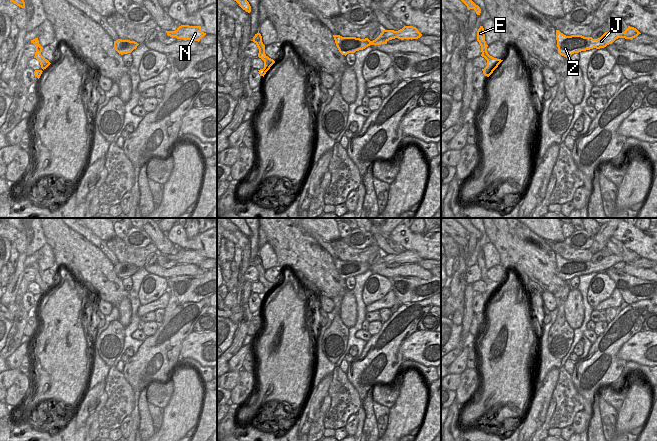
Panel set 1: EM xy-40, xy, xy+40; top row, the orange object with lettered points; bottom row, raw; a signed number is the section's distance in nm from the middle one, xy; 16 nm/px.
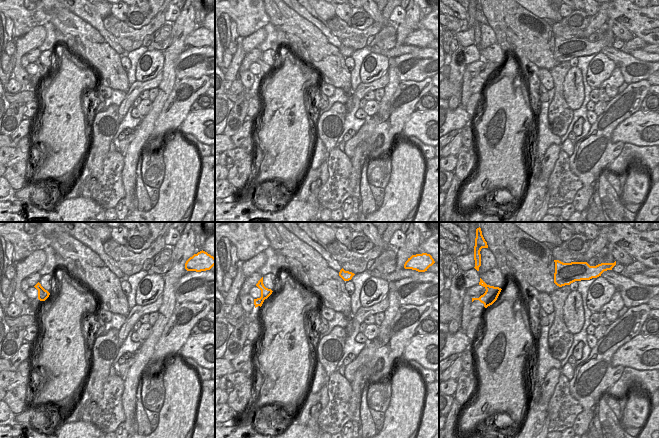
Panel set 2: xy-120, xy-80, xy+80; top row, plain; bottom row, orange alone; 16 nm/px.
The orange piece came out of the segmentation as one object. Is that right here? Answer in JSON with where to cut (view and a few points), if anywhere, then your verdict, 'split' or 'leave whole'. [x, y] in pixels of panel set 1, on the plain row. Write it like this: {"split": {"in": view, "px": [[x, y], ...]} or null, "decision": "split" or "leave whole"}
{"split": {"in": "xy", "px": [[264, 286], [270, 290]]}, "decision": "split"}

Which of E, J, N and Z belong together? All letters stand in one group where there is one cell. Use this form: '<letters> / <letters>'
E / J N Z

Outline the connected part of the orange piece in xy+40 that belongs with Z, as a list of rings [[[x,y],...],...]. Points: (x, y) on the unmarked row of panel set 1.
[[[628,250],[624,256],[615,254],[605,256],[600,262],[584,261],[582,259],[566,260],[556,254],[558,277],[569,282],[574,277],[590,274],[593,272],[604,272],[612,268],[618,262],[633,263],[641,258],[636,252]]]

